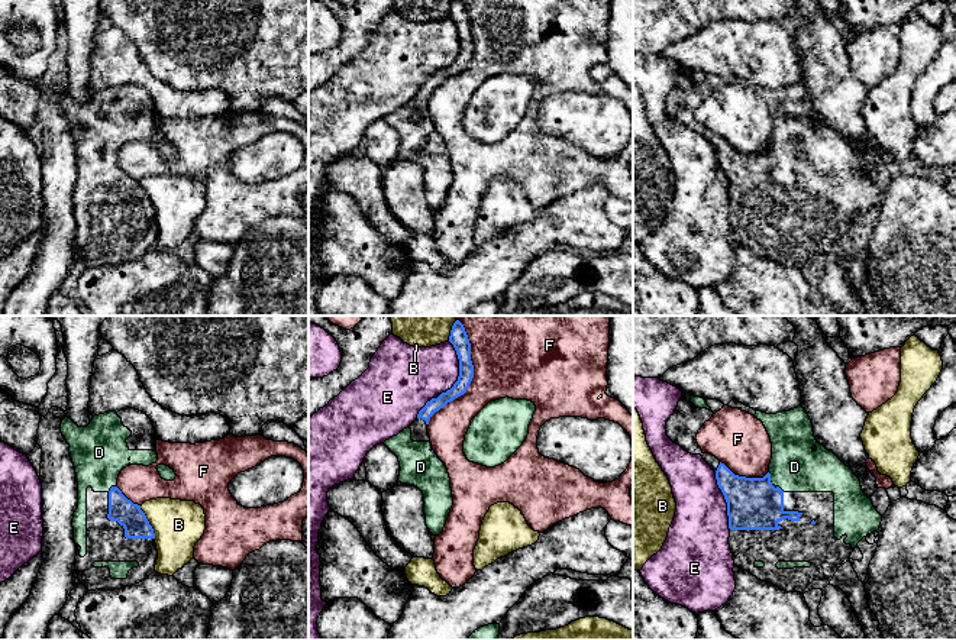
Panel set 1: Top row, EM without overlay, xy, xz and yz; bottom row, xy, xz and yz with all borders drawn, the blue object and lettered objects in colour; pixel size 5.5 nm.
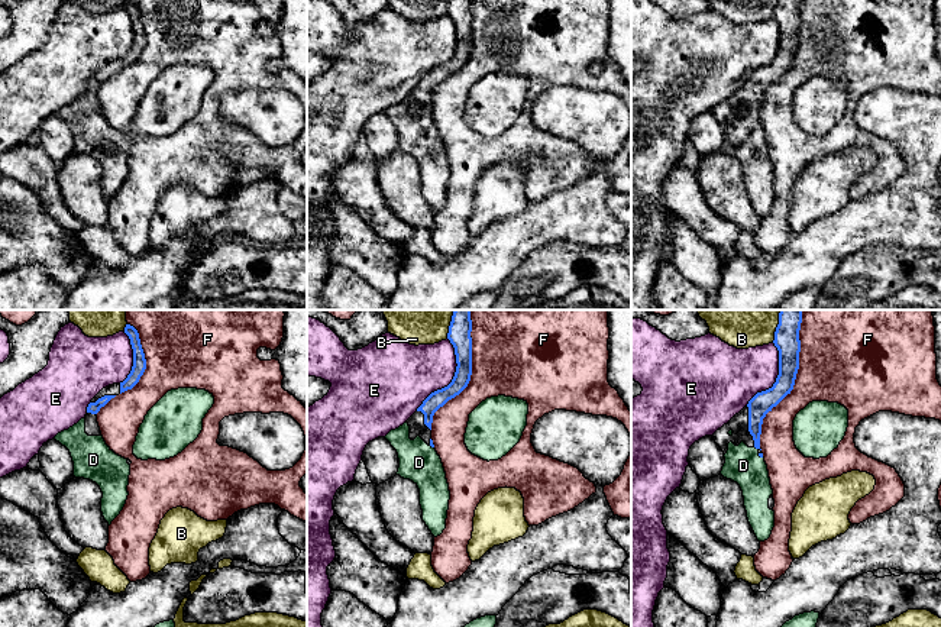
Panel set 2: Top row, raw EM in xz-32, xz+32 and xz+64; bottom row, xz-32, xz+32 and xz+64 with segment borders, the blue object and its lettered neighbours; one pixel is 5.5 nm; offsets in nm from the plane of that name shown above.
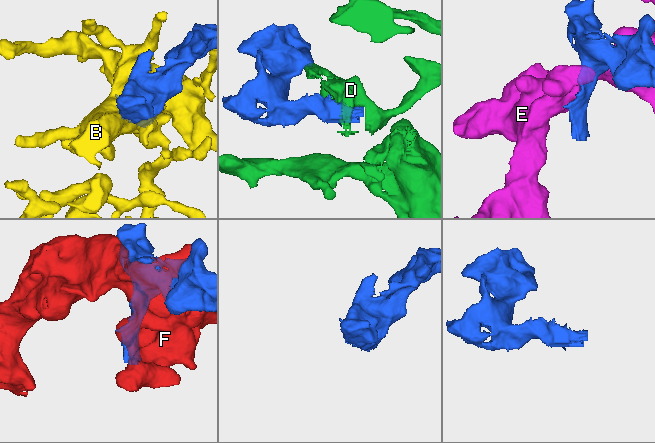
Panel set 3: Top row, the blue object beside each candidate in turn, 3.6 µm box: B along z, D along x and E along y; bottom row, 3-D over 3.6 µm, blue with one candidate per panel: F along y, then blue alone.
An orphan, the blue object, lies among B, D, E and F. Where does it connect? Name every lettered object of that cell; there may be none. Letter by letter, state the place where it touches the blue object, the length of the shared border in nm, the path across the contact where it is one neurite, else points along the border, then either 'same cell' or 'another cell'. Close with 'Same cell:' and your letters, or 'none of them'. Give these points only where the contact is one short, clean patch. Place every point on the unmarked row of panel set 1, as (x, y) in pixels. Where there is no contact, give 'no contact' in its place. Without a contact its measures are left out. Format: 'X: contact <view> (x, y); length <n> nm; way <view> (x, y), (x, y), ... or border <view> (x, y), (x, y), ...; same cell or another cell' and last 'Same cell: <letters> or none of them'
B: contact xy (148, 197); length 200 nm; another cell
D: contact yz (769, 155); length 80 nm; same cell
E: contact xz (459, 45); length 300 nm; another cell
F: contact xz (471, 55); length 600 nm; another cell
Same cell: D

